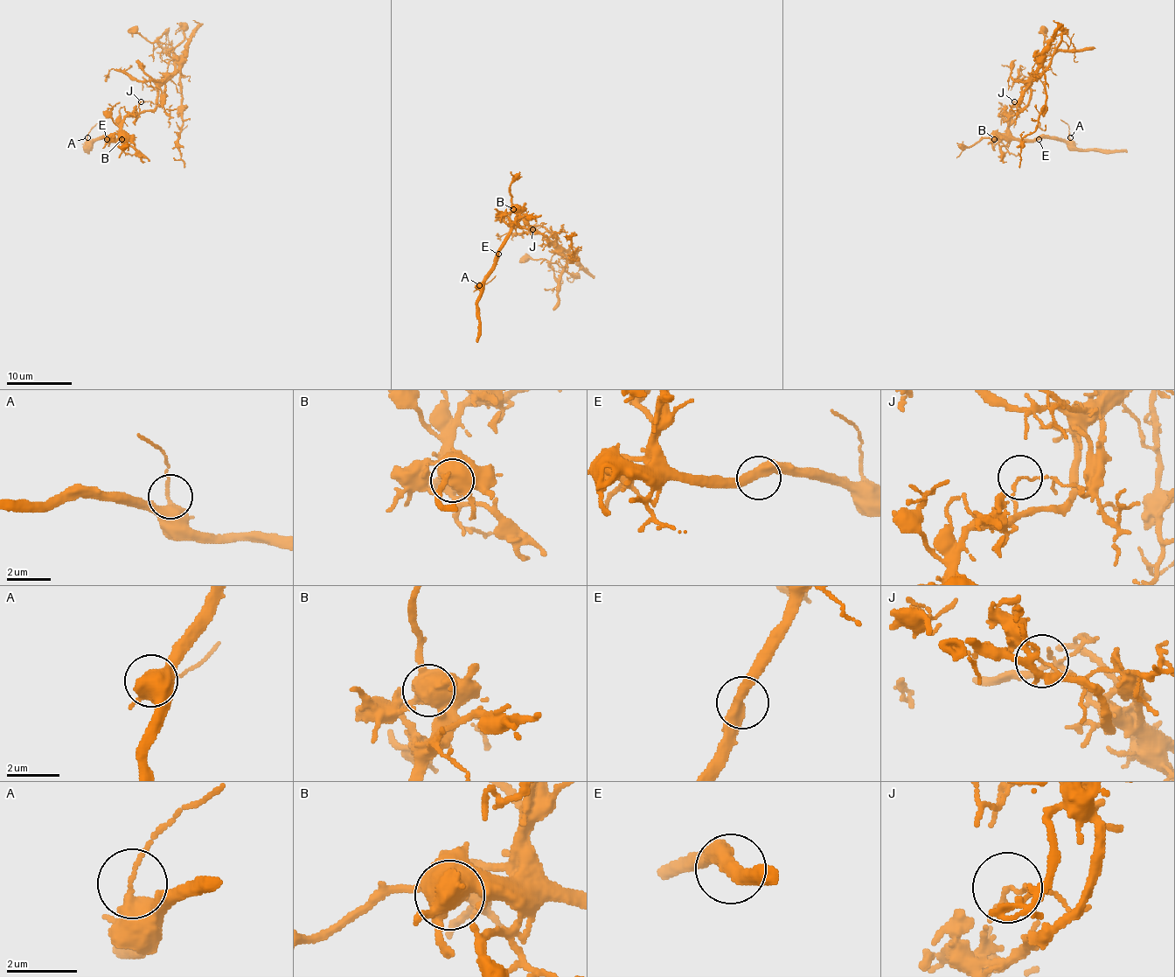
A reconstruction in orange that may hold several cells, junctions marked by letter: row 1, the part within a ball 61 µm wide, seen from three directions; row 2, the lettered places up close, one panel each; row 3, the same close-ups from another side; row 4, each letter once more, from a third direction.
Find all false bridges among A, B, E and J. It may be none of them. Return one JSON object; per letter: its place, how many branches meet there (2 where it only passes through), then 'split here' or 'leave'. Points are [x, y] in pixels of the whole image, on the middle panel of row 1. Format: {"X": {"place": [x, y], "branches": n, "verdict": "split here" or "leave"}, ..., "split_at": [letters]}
{"A": {"place": [479, 285], "branches": 2, "verdict": "leave"}, "B": {"place": [513, 209], "branches": 4, "verdict": "split here"}, "E": {"place": [498, 254], "branches": 2, "verdict": "leave"}, "J": {"place": [532, 229], "branches": 2, "verdict": "split here"}, "split_at": ["B", "J"]}

